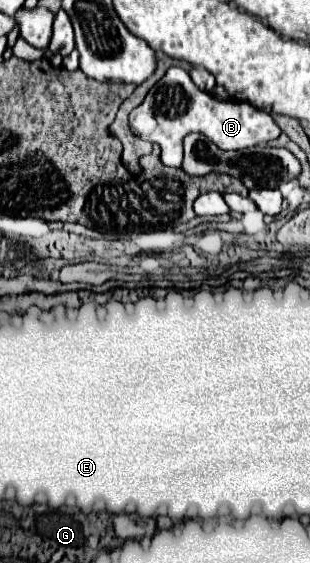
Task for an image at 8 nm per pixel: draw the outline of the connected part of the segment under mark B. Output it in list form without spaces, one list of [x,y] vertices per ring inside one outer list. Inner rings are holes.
[[[171,66],[165,76],[149,90],[145,100],[129,114],[129,126],[135,136],[159,144],[161,162],[173,168],[181,166],[183,138],[191,132],[207,136],[221,150],[243,150],[249,146],[261,146],[281,134],[279,126],[267,112],[251,106],[249,102],[217,100],[211,92],[199,90],[193,84],[189,72],[179,66]]]

